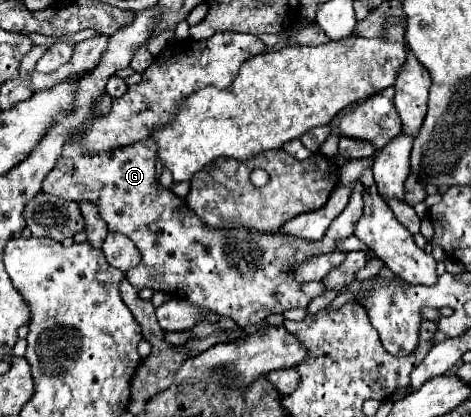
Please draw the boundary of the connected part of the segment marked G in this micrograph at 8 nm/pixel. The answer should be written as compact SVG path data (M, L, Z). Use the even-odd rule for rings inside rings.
M77 129L63 145L57 165L43 181L43 191L67 201L93 201L99 205L99 213L109 231L123 233L135 243L141 253L141 263L125 273L135 289L149 287L177 299L189 299L221 317L231 317L245 331L261 325L269 315L287 309L307 309L311 299L323 295L327 287L321 283L295 285L287 269L315 253L335 251L335 241L349 237L355 221L363 215L363 183L357 181L347 207L331 223L319 245L307 245L307 241L283 241L283 237L275 237L275 233L205 229L205 225L201 225L201 221L185 207L183 199L161 189L157 183L155 141L143 139L135 145L127 145L127 149L115 149L115 153L79 157L75 145L71 145L79 133L83 133L83 129Z

